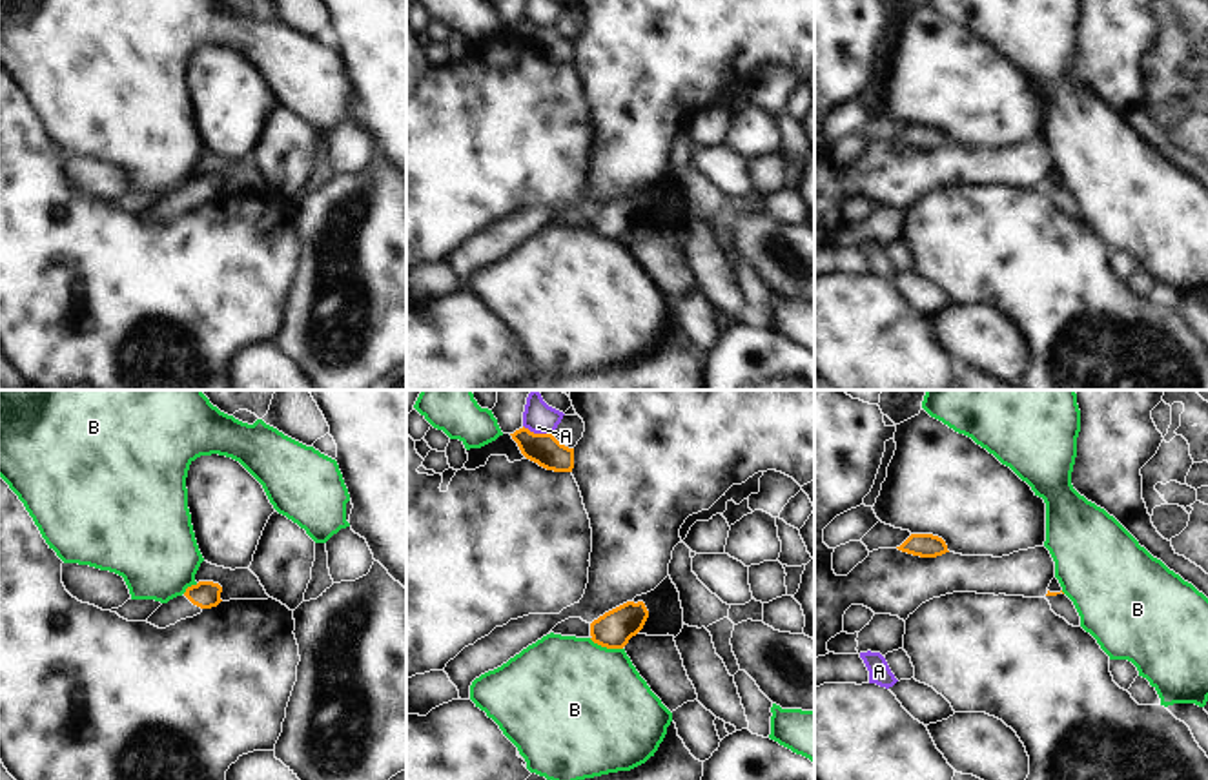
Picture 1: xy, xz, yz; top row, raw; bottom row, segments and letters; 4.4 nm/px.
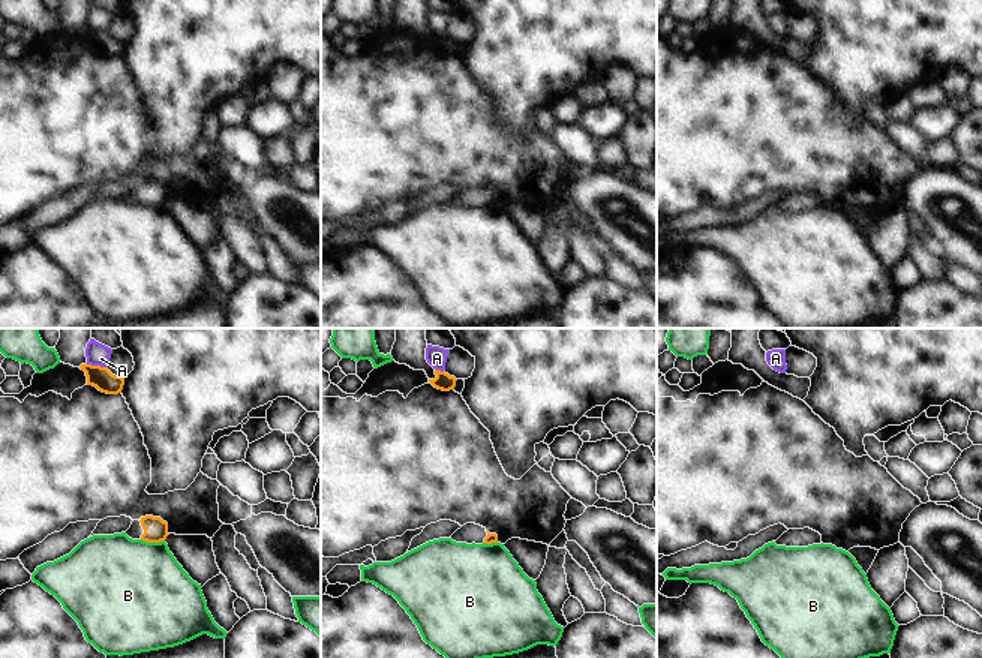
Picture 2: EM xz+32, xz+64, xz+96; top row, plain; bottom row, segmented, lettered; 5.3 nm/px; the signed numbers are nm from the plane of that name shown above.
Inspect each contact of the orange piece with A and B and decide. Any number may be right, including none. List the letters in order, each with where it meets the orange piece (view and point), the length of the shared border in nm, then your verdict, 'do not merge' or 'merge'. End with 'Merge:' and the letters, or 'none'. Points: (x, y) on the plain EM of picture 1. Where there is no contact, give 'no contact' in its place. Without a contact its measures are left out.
A: xz (538, 26) | 140 nm | do not merge
B: xz (605, 237) | 160 nm | do not merge
Merge: none

